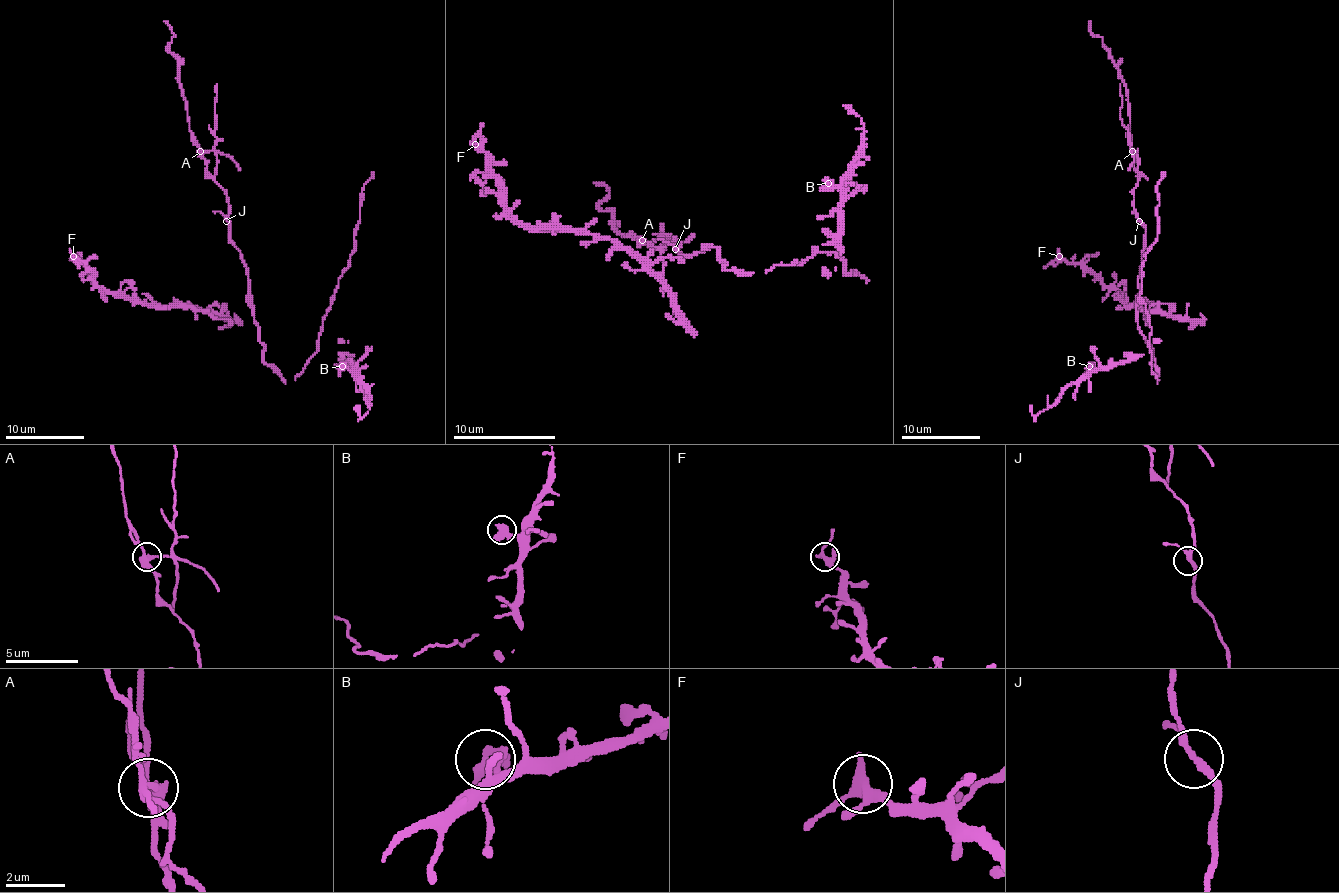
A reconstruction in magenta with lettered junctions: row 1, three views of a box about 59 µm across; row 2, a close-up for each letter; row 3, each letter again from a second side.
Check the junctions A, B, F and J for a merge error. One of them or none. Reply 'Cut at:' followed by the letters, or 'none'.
Cut at: A

